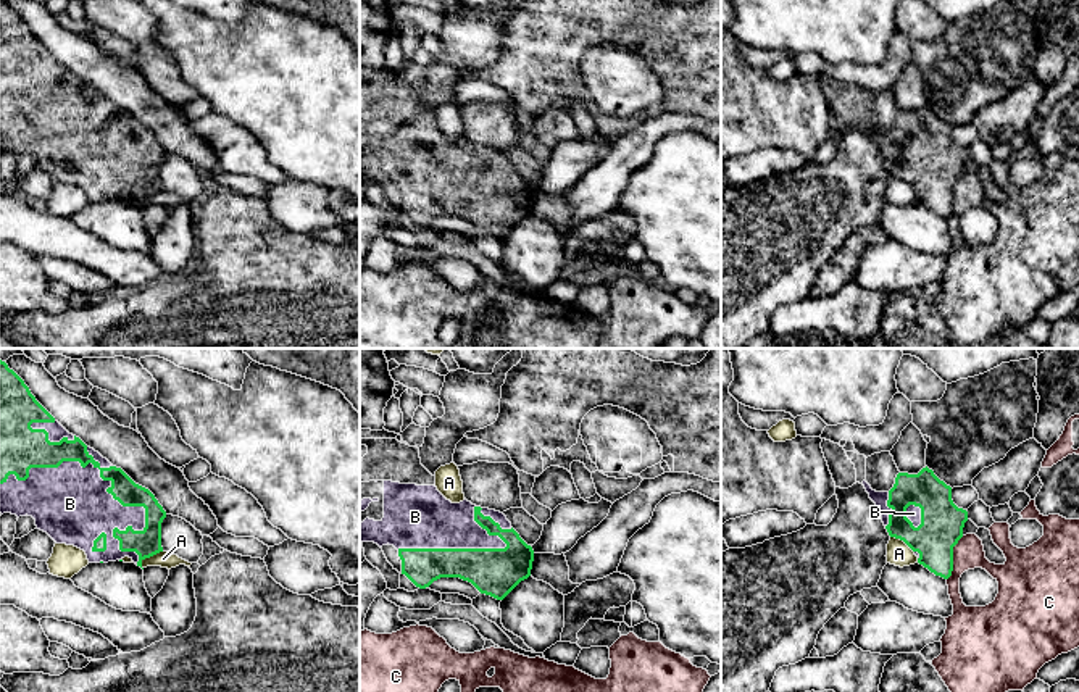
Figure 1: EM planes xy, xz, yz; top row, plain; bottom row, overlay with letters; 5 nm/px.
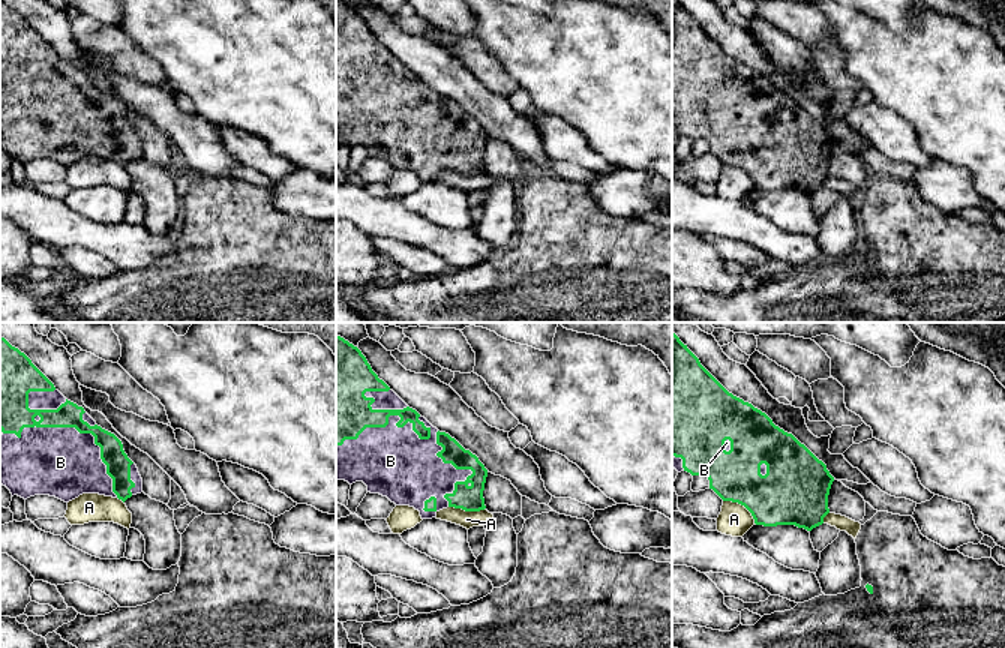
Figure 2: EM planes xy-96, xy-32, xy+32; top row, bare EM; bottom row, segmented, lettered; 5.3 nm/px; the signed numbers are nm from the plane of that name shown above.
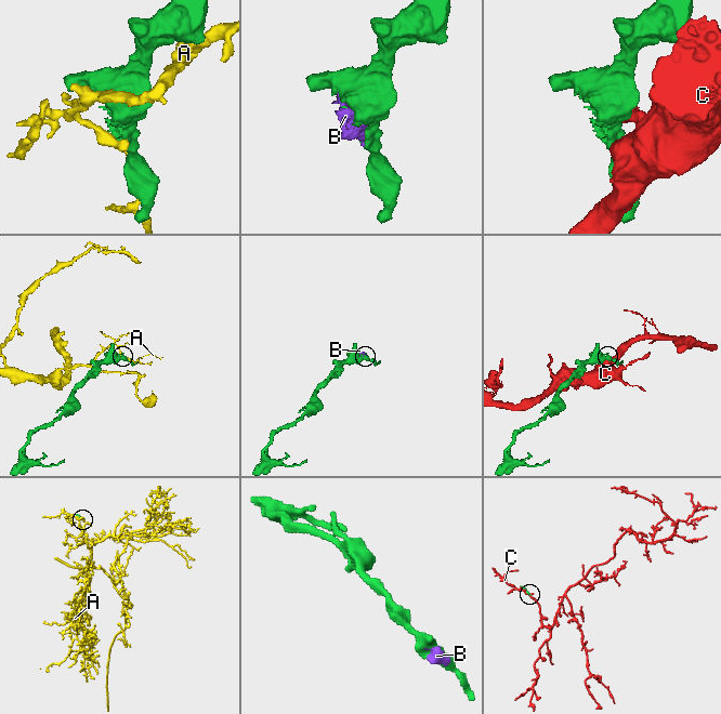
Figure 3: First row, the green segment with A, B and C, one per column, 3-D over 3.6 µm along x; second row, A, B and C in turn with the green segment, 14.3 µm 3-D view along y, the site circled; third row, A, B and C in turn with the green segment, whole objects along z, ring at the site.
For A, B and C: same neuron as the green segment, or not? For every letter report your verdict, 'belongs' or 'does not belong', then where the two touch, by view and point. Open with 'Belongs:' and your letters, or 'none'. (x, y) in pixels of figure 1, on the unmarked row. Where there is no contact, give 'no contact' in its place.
Belongs: B
A: does not belong | xy (149, 195)
B: belongs | xy (108, 131)
C: does not belong | yz (952, 197)

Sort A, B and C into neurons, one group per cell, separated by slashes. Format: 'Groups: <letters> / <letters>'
Groups: A / B / C

